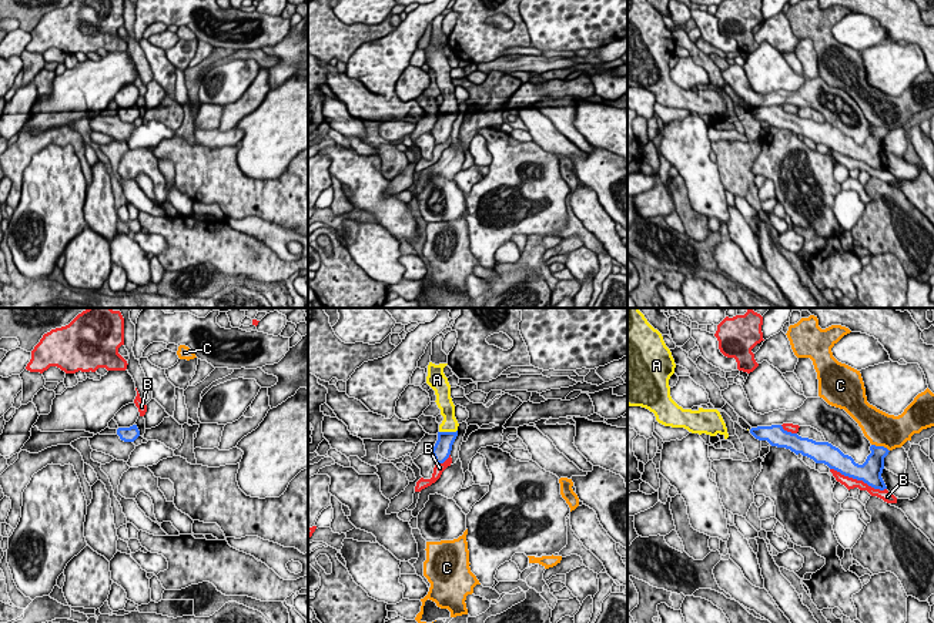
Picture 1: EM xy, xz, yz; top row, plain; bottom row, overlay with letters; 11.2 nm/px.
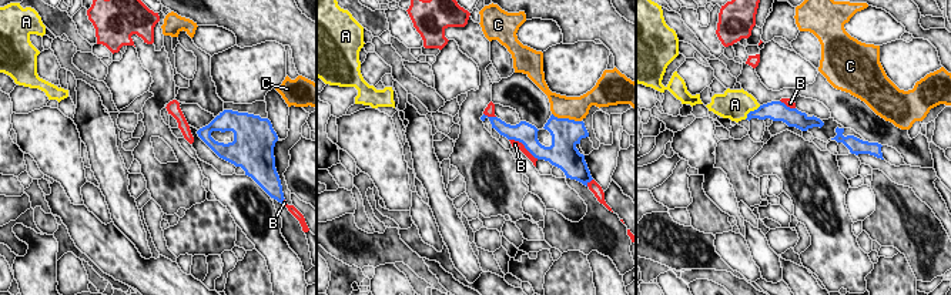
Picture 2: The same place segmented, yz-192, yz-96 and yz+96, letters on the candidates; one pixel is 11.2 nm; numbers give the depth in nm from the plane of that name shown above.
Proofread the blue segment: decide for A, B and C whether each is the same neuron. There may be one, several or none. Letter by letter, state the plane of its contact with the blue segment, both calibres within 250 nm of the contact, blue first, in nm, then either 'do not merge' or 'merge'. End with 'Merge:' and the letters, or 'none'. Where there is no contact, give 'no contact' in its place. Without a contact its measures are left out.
A: contact in xz; calibres 200 and 190 nm; merge
B: contact in yz; calibres 260 and 130 nm; do not merge
C: contact in yz; calibres 240 and 380 nm; do not merge
Merge: A

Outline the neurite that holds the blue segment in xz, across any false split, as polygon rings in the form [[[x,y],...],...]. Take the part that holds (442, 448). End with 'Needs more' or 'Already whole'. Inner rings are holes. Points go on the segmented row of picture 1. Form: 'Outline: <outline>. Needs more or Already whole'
Outline: [[[429,362],[426,376],[426,383],[435,391],[435,402],[443,416],[443,421],[439,425],[438,441],[431,450],[435,463],[443,463],[449,458],[459,426],[455,418],[455,405],[451,398],[451,385],[443,374],[446,365],[448,364],[435,365]]]. Needs more

